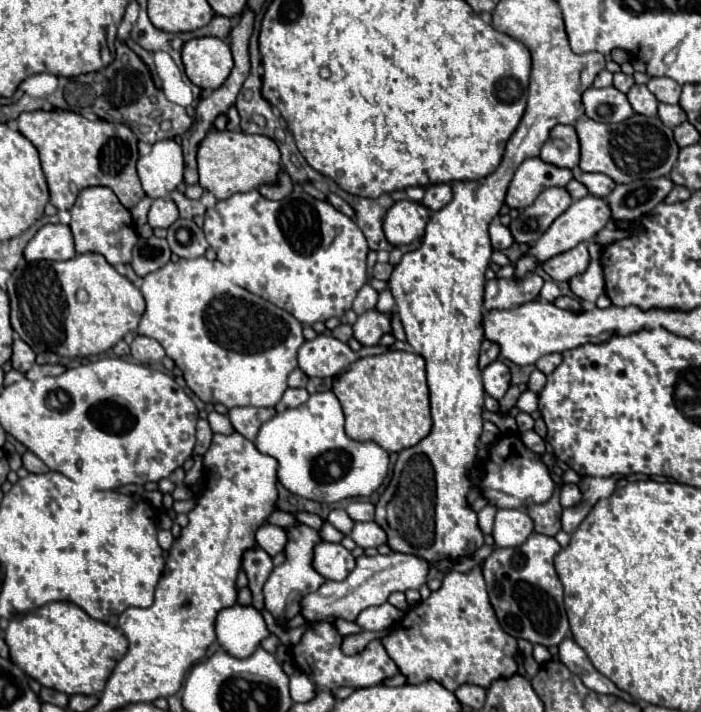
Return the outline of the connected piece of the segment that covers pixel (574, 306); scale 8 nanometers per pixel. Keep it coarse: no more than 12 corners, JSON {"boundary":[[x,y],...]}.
{"boundary":[[559,296],[555,306],[569,312],[583,312],[581,302],[571,296]]}

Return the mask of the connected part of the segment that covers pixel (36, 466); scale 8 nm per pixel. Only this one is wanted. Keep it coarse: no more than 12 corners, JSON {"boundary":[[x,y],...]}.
{"boundary":[[33,452],[23,454],[23,466],[31,474],[45,474],[47,468]]}

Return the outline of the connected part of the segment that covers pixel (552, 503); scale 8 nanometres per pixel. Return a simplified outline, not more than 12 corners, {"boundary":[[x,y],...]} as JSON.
{"boundary":[[560,487],[545,504],[527,514],[535,532],[555,536],[561,530]]}

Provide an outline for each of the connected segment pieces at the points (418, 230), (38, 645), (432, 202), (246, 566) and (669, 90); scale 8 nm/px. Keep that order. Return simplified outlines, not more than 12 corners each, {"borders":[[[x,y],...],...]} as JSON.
{"borders":[[[401,200],[389,208],[383,230],[393,246],[423,238],[431,212]],[[71,602],[9,620],[11,660],[99,696],[127,638]],[[449,184],[425,188],[423,204],[435,212],[449,204]],[[255,546],[243,552],[253,606],[263,608],[261,588],[273,570],[271,556]],[[649,78],[659,102],[677,104],[681,86],[671,78]]]}

